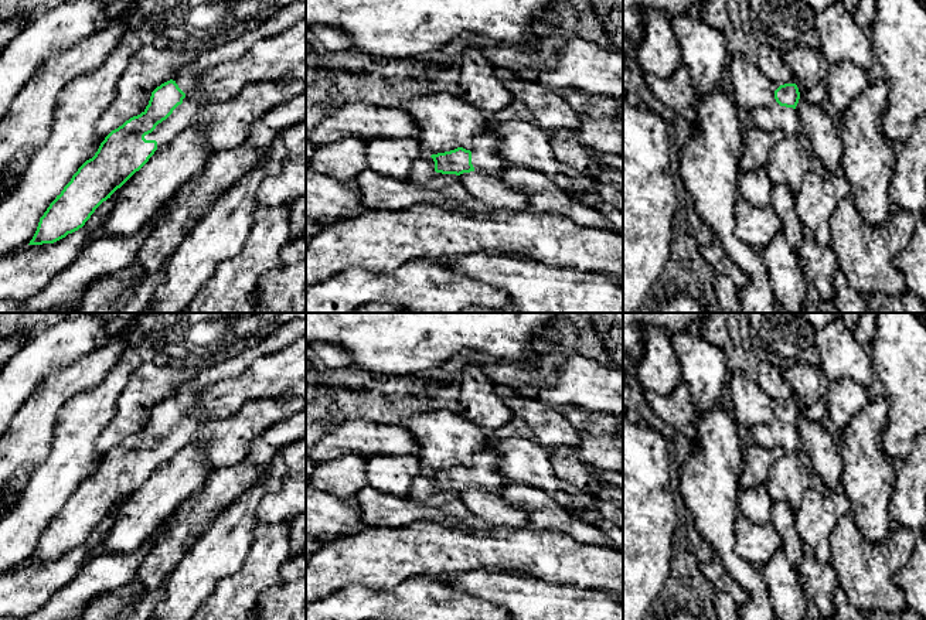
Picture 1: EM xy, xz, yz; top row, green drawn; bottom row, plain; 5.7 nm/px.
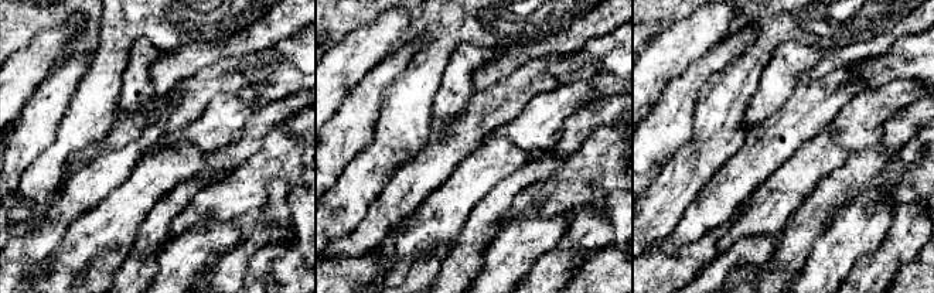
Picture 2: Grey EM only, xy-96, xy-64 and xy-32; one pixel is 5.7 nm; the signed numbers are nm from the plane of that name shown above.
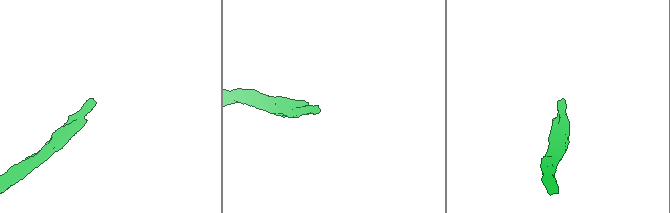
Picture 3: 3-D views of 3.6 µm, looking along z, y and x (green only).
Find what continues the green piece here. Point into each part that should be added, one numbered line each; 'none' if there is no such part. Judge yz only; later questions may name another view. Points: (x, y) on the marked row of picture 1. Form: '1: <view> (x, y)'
1: yz (772, 118)

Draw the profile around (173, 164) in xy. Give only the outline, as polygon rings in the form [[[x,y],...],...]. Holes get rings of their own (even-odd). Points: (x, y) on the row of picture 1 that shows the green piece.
[[[191,125],[180,132],[115,191],[110,214],[88,242],[109,234],[137,234],[183,184],[204,171],[208,157],[198,129]]]

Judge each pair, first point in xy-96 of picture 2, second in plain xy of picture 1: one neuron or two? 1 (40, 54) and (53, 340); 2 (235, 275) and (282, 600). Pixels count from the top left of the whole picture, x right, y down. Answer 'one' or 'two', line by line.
1: one
2: two

